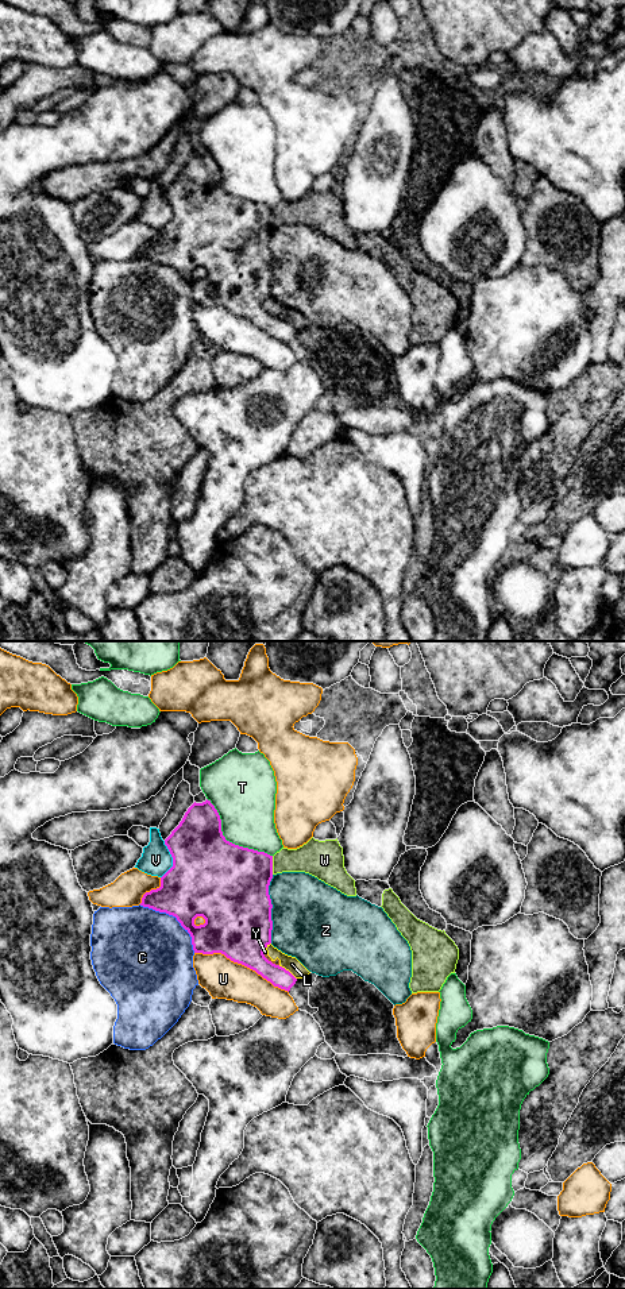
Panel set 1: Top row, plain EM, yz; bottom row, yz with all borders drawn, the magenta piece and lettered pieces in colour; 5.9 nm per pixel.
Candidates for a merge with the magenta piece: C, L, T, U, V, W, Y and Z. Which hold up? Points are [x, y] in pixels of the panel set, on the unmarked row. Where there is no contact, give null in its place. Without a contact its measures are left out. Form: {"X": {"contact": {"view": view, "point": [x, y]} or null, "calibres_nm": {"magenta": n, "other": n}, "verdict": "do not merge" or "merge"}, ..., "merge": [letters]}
{"C": {"contact": {"view": "yz", "point": [174, 267]}, "calibres_nm": {"magenta": 400, "other": 460}, "verdict": "do not merge"}, "L": {"contact": {"view": "yz", "point": [288, 323]}, "calibres_nm": {"magenta": 160, "other": 90}, "verdict": "do not merge"}, "T": {"contact": {"view": "yz", "point": [228, 193]}, "calibres_nm": {"magenta": 480, "other": 340}, "verdict": "do not merge"}, "U": {"contact": {"view": "yz", "point": [242, 316]}, "calibres_nm": {"magenta": 400, "other": 240}, "verdict": "do not merge"}, "V": {"contact": {"view": "yz", "point": [173, 212]}, "calibres_nm": {"magenta": 480, "other": 180}, "verdict": "do not merge"}, "W": {"contact": {"view": "yz", "point": [272, 217]}, "calibres_nm": {"magenta": 420, "other": 190}, "verdict": "do not merge"}, "Y": {"contact": {"view": "yz", "point": [266, 311]}, "calibres_nm": {"magenta": 380, "other": 30}, "verdict": "do not merge"}, "Z": {"contact": {"view": "yz", "point": [272, 259]}, "calibres_nm": {"magenta": 440, "other": 460}, "verdict": "do not merge"}, "merge": []}

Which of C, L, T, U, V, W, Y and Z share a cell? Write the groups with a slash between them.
C / L Y / T / U / V / W / Z

